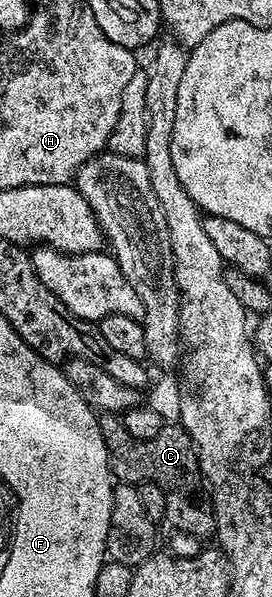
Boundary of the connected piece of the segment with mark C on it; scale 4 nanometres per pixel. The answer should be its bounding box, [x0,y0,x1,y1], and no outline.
[99,414,216,537]

